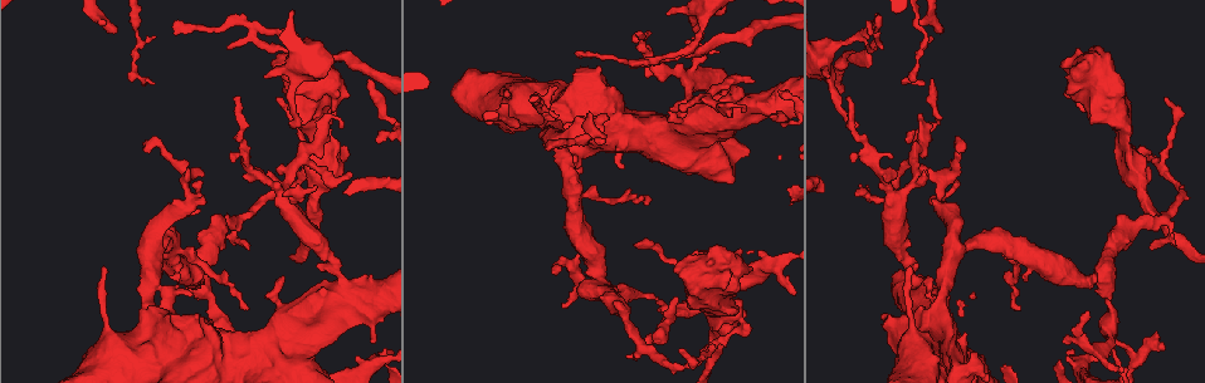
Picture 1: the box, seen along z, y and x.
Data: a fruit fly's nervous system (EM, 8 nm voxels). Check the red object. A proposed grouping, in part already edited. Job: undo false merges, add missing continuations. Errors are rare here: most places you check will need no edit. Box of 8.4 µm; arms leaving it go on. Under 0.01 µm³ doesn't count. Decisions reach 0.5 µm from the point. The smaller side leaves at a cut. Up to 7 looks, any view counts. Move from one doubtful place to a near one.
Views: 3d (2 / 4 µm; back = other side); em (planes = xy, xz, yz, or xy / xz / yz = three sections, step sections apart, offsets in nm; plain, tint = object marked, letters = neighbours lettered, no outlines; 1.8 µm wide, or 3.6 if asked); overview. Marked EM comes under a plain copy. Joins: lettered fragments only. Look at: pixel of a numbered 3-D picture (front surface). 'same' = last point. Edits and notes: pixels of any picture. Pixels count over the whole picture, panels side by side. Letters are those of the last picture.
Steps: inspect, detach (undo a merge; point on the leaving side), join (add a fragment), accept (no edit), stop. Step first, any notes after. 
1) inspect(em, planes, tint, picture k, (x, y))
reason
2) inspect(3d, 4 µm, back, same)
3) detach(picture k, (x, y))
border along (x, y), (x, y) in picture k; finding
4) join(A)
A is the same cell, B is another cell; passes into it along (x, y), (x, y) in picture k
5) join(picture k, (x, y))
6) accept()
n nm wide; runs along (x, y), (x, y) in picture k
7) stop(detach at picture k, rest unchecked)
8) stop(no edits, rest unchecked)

inspect(em, 3.6 µm, planes, letters, picture 1, (1102, 280))

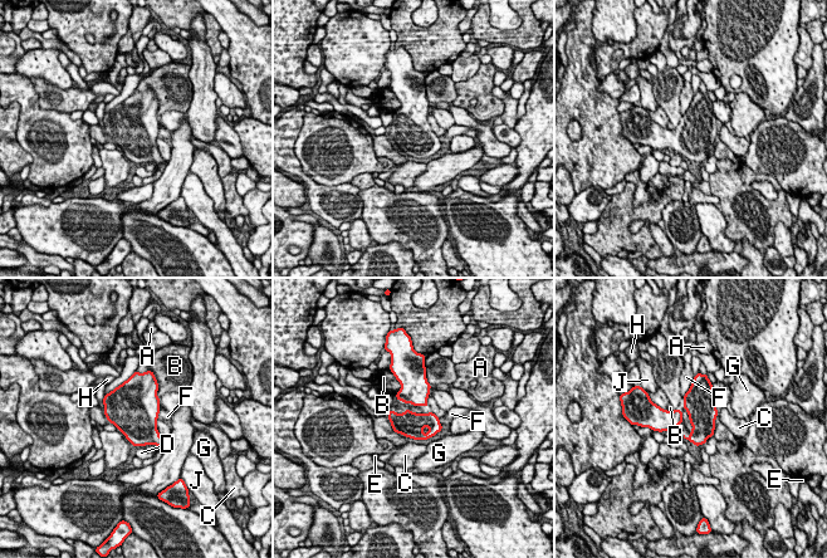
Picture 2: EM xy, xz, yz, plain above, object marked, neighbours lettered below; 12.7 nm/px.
accept()
440 nm wide; A, B, C, D, E, F, G, H and J are other cells; border along (157, 385), (158, 399) in picture 2; one neuron here

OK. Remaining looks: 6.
inspect(em, planes, letters, picture 1, (1125, 367))
three-way junction

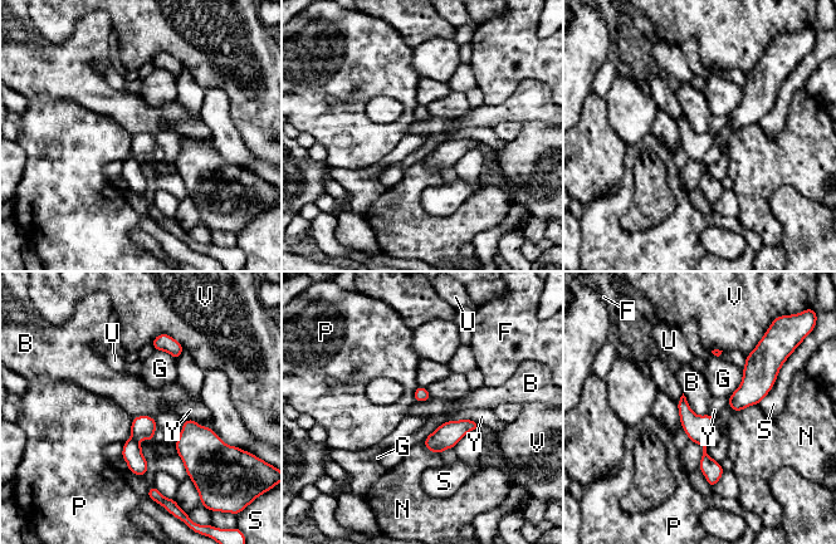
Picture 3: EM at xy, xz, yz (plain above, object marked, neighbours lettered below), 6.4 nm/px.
accept()
B, F, G, N, P, S, U, V and Y are other cells; all the same neuron

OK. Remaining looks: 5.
inspect(3d, 4 µm, picture 1, (942, 30))
an open end

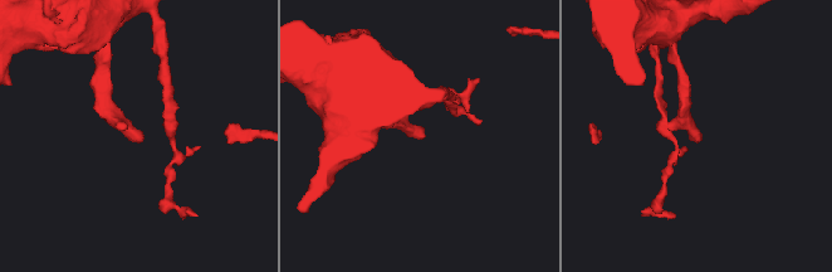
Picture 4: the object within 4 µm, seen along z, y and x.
inspect(em, 3.6 µm, xz, step 4, tint, picture 4, (140, 139))
shape alone is not enough

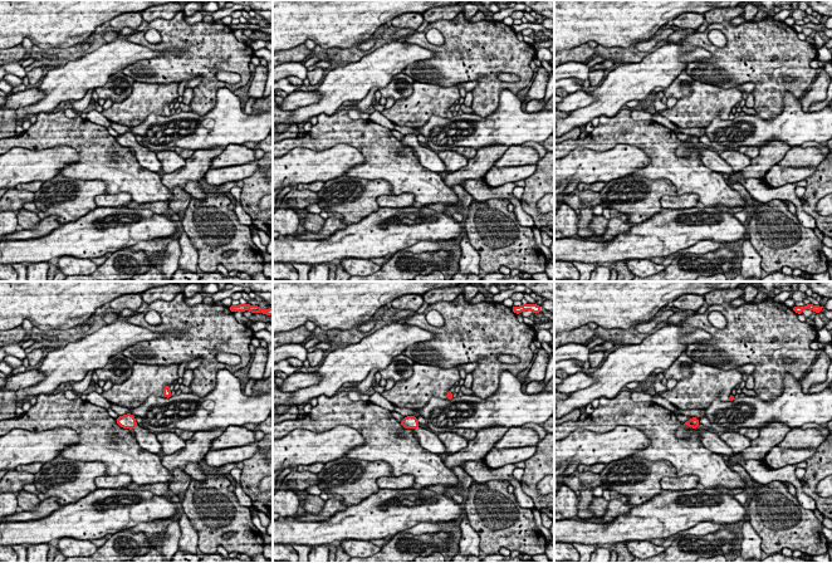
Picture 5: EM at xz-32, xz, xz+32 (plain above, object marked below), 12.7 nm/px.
inspect(em, 3.6 µm, planes, letters, same)

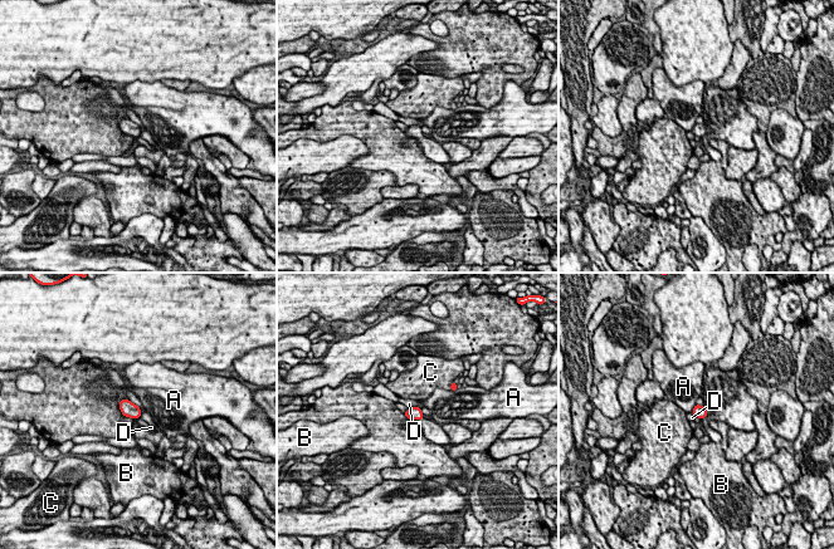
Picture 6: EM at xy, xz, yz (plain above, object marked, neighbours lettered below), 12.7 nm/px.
accept()
160 nm wide; A, B, C and D are other cells; none of them fits

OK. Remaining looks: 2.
stop(no edits, rest unchecked)

